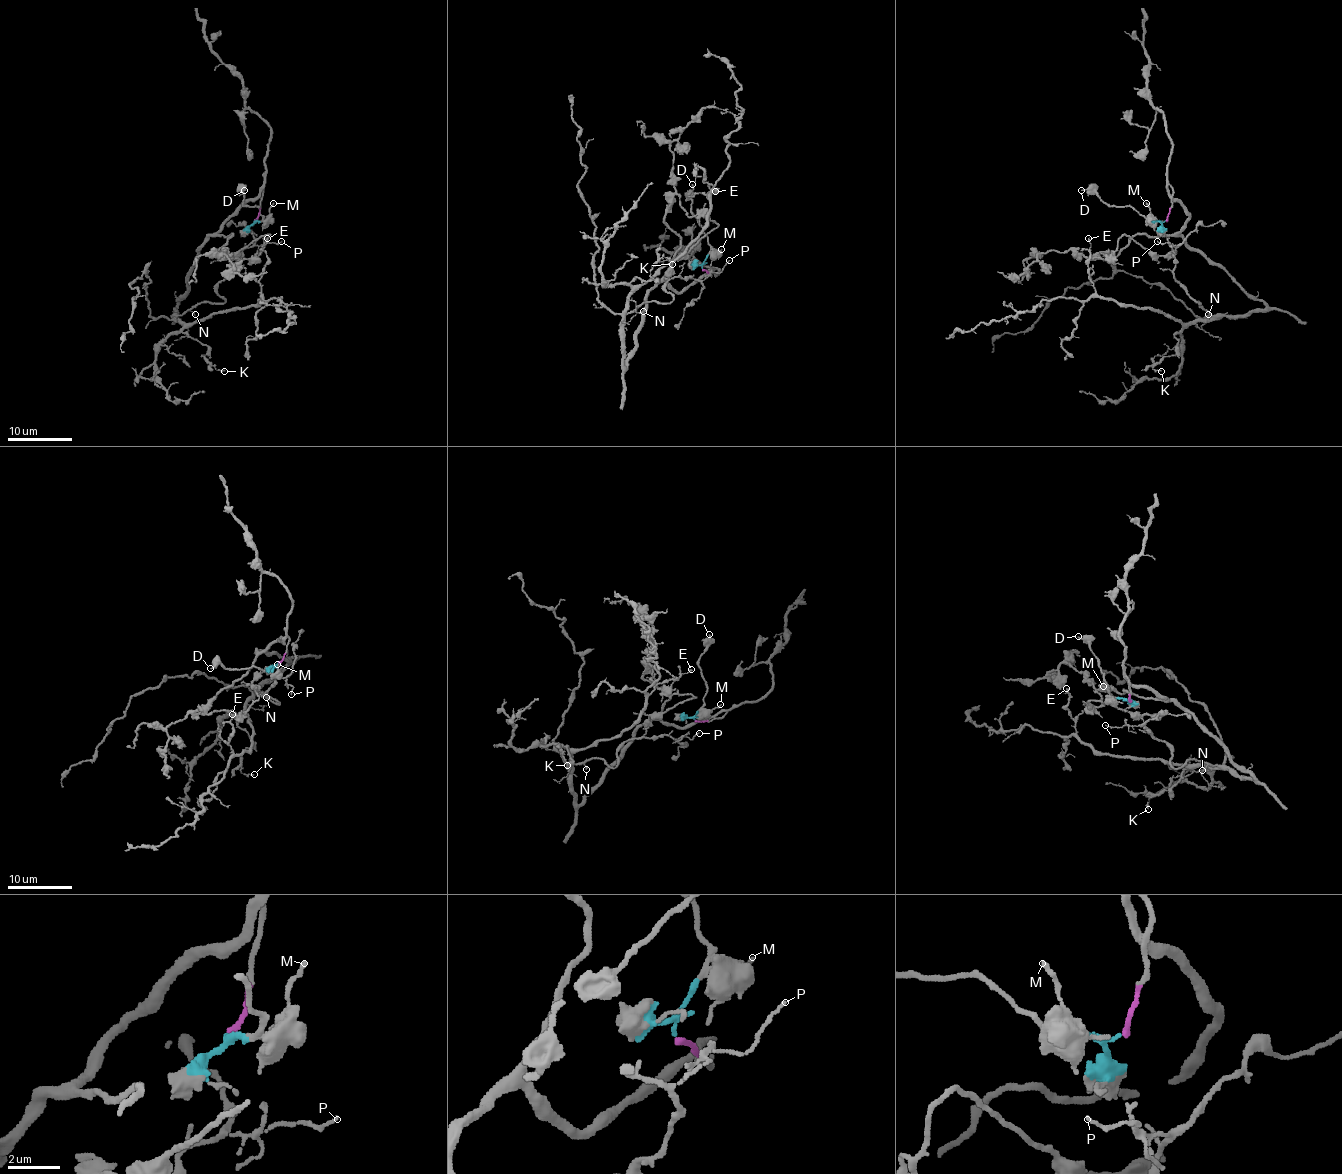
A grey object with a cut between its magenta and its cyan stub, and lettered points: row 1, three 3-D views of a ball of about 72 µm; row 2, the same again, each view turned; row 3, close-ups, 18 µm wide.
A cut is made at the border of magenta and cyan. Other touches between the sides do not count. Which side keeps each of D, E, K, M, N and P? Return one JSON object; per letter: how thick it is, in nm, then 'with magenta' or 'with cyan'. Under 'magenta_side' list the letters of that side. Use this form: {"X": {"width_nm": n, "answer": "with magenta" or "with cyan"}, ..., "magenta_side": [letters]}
{"D": {"width_nm": 130, "answer": "with cyan"}, "E": {"width_nm": 160, "answer": "with magenta"}, "K": {"width_nm": 130, "answer": "with magenta"}, "M": {"width_nm": 150, "answer": "with cyan"}, "N": {"width_nm": 130, "answer": "with magenta"}, "P": {"width_nm": 80, "answer": "with magenta"}, "magenta_side": ["E", "K", "N", "P"]}

